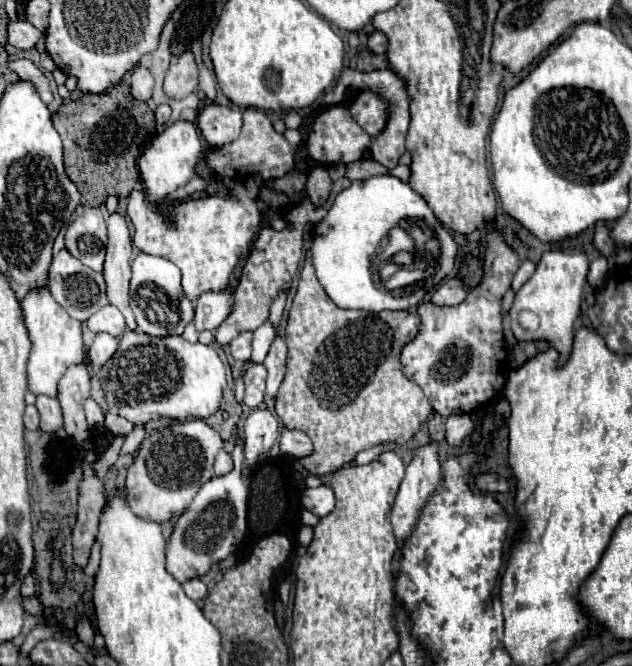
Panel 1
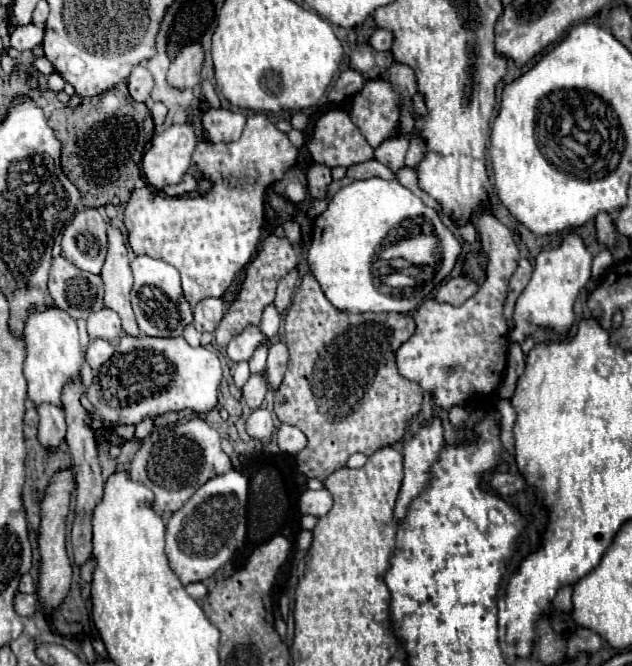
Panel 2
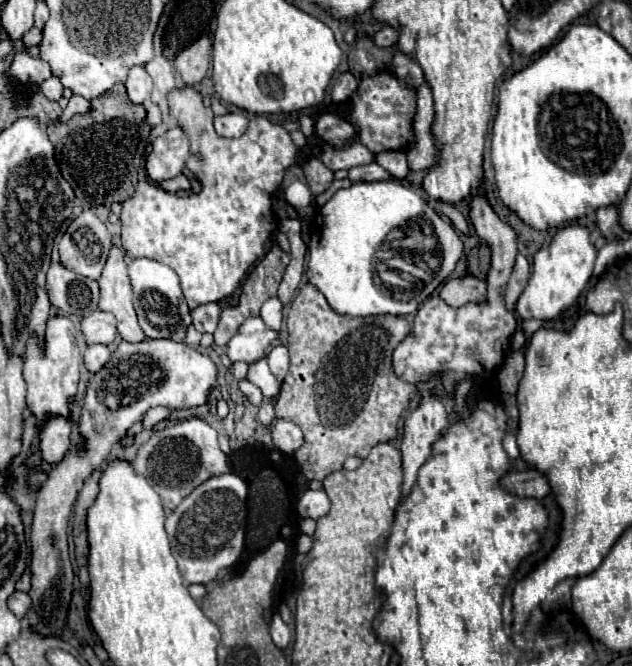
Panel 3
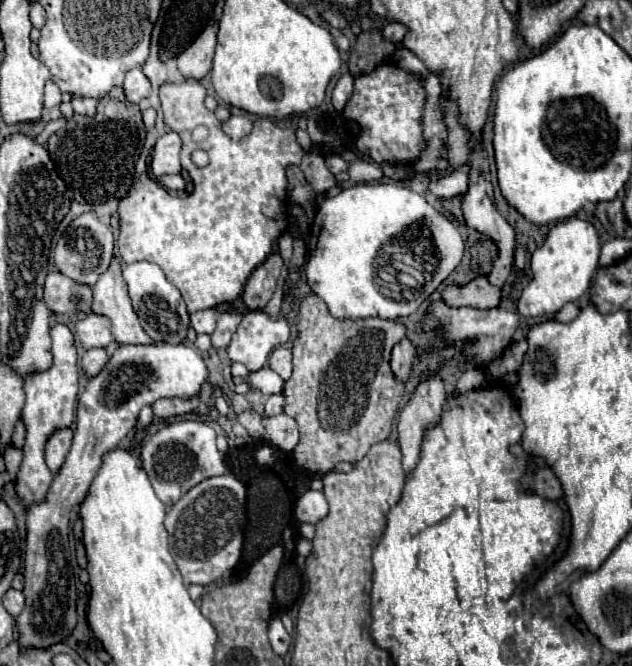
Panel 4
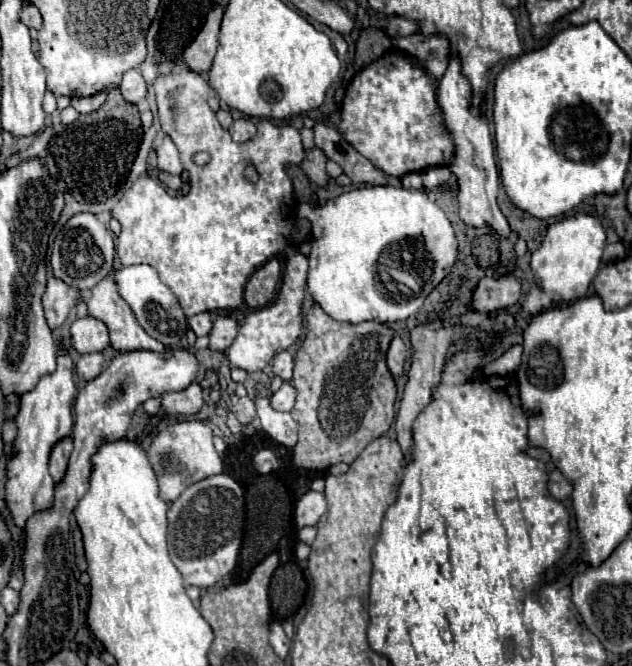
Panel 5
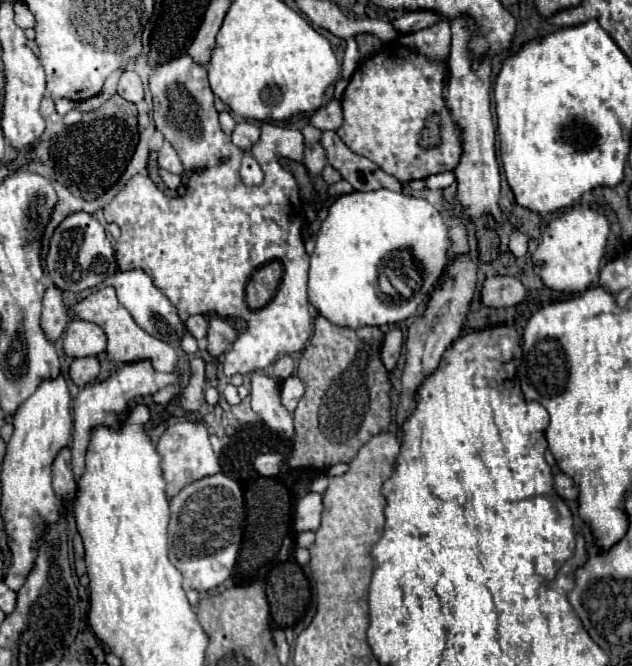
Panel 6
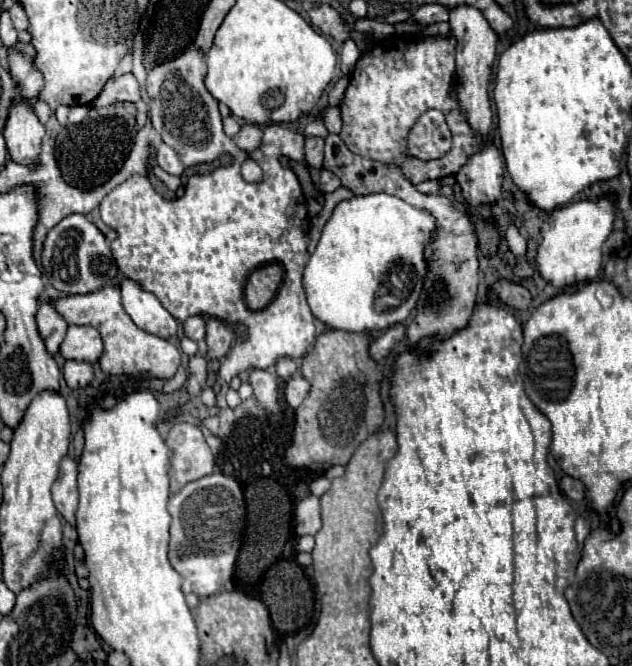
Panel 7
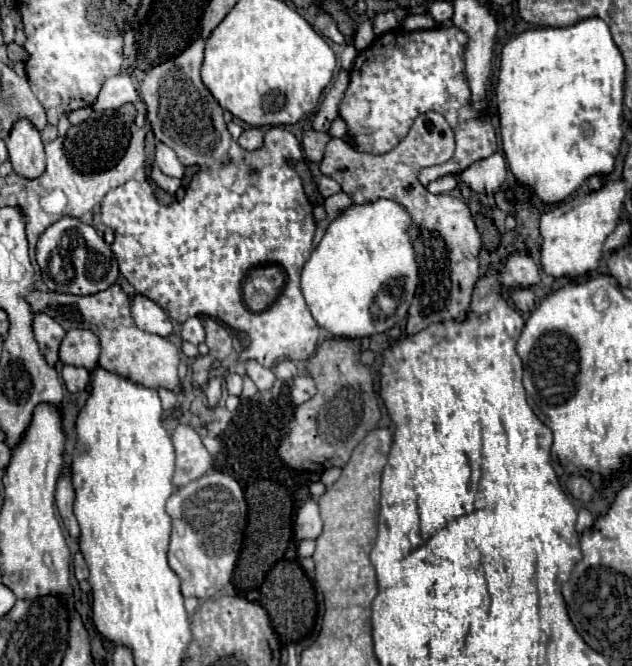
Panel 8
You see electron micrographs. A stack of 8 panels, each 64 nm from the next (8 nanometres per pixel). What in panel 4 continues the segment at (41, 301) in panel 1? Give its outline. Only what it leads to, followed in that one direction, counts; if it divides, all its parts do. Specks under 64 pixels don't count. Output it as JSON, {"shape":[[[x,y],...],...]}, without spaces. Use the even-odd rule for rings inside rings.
{"shape":[[[56,324],[50,330],[52,336],[52,354],[54,364],[50,370],[26,376],[24,380],[24,392],[26,392],[26,404],[22,408],[22,422],[26,426],[26,438],[24,438],[24,458],[16,472],[16,496],[22,502],[22,506],[32,506],[36,500],[44,500],[44,492],[48,492],[48,484],[52,484],[52,474],[48,466],[44,464],[44,444],[48,442],[48,436],[56,432],[56,428],[70,428],[74,422],[74,402],[78,396],[78,366],[76,366],[76,346],[74,336],[68,326]]]}

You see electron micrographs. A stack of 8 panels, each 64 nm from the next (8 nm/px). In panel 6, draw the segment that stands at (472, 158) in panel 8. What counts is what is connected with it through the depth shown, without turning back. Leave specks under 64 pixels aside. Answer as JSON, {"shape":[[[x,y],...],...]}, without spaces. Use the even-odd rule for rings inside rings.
{"shape":[[[392,40],[384,44],[382,50],[360,62],[356,68],[344,96],[342,96],[342,110],[344,110],[344,122],[338,128],[338,136],[348,144],[348,148],[374,164],[378,164],[384,172],[392,174],[394,178],[402,182],[410,180],[426,180],[428,176],[452,172],[462,156],[462,132],[460,126],[452,120],[452,114],[448,112],[448,106],[444,102],[444,84],[448,78],[448,60],[436,62],[420,52],[414,52],[412,48]],[[430,112],[438,112],[442,116],[442,144],[434,150],[424,150],[418,146],[420,130],[424,128],[424,118]]]}

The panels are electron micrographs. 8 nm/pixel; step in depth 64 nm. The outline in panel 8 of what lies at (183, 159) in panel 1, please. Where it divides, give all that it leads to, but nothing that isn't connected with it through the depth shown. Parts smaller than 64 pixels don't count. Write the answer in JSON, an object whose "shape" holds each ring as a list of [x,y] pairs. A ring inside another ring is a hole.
{"shape":[[[162,142],[156,144],[154,162],[156,162],[156,166],[158,166],[166,176],[172,176],[172,178],[182,178],[182,176],[184,176],[184,170],[186,170],[184,164],[178,160],[176,152],[174,152],[170,146],[162,144]]]}

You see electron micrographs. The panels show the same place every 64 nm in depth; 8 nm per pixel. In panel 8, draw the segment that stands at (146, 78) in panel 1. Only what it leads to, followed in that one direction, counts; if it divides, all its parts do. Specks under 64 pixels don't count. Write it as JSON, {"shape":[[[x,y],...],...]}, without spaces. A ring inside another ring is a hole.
{"shape":[[[118,74],[108,78],[102,84],[102,90],[96,98],[96,102],[92,104],[94,110],[118,110],[120,106],[128,104],[128,102],[136,102],[138,94],[136,88],[132,84],[132,78],[126,74]]]}

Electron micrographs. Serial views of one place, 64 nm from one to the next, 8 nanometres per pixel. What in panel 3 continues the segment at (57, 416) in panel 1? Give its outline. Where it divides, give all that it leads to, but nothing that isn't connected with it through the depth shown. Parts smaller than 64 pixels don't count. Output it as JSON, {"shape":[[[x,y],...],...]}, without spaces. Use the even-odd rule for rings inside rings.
{"shape":[[[50,418],[40,430],[40,450],[44,462],[56,466],[70,450],[72,426],[66,418]]]}

